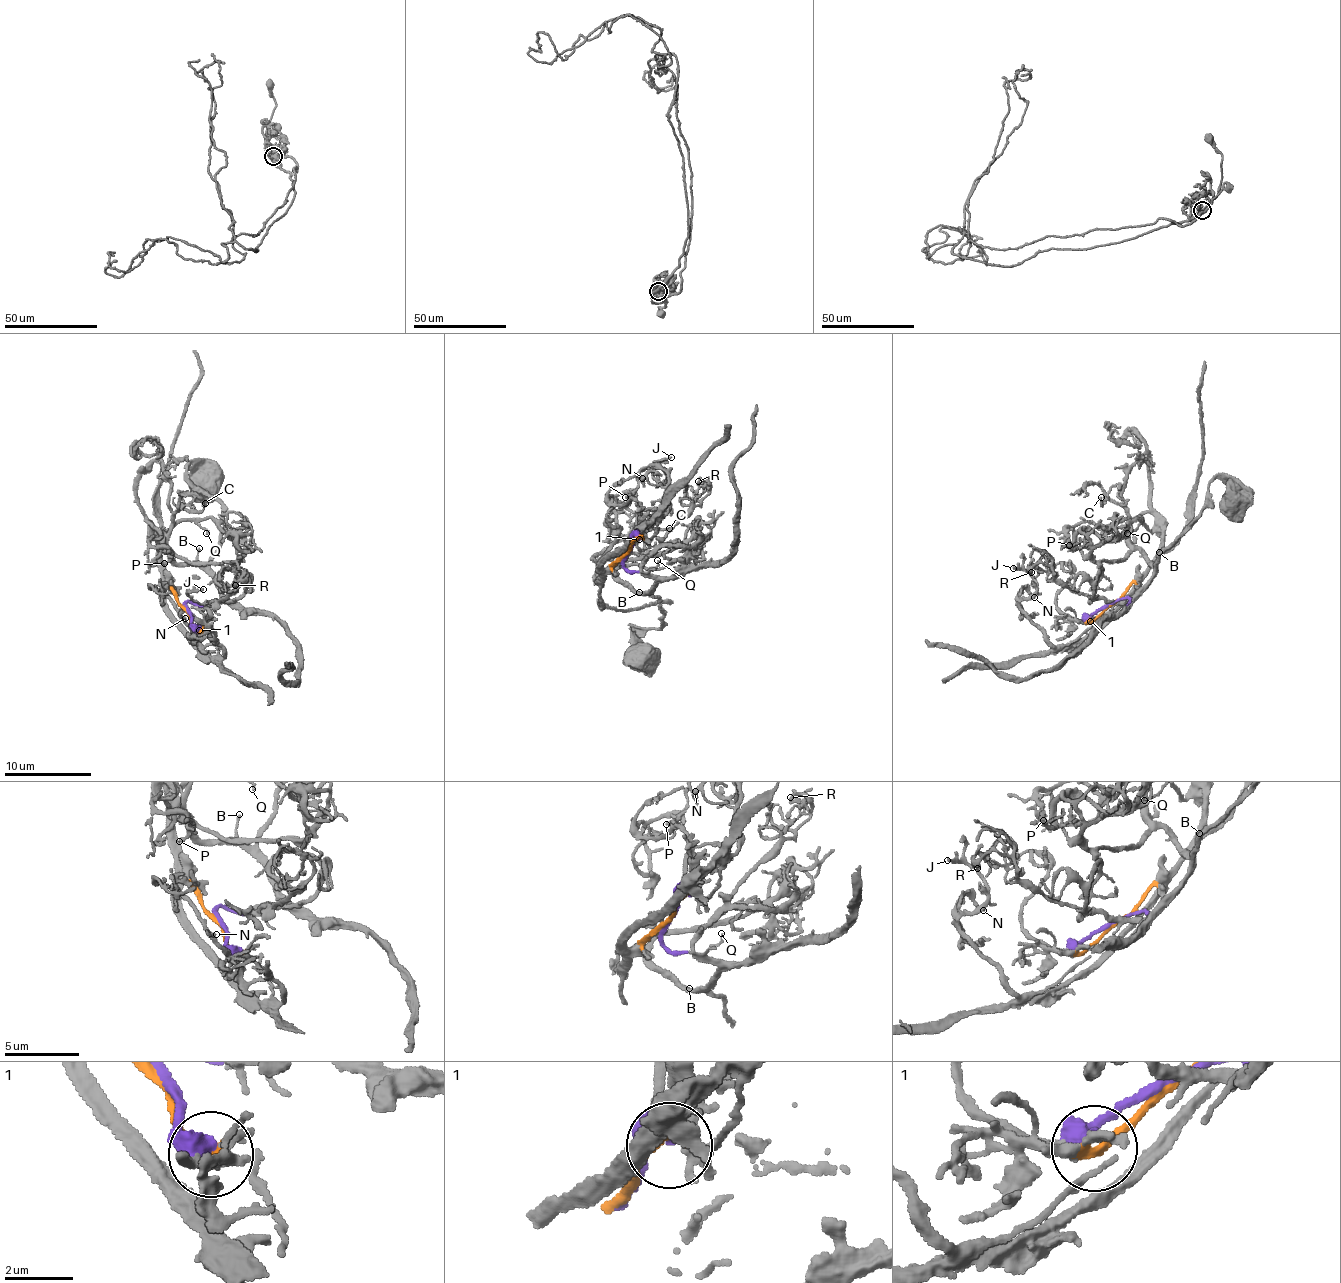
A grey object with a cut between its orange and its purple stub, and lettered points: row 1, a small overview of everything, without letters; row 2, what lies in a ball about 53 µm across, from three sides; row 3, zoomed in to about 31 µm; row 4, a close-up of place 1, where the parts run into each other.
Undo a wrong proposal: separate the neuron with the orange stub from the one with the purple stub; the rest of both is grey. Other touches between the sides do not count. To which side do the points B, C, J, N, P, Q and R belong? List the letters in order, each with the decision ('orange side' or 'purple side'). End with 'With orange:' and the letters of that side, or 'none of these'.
B: purple side
C: purple side
J: orange side
N: orange side
P: orange side
Q: orange side
R: purple side
With orange: J, N, P, Q

